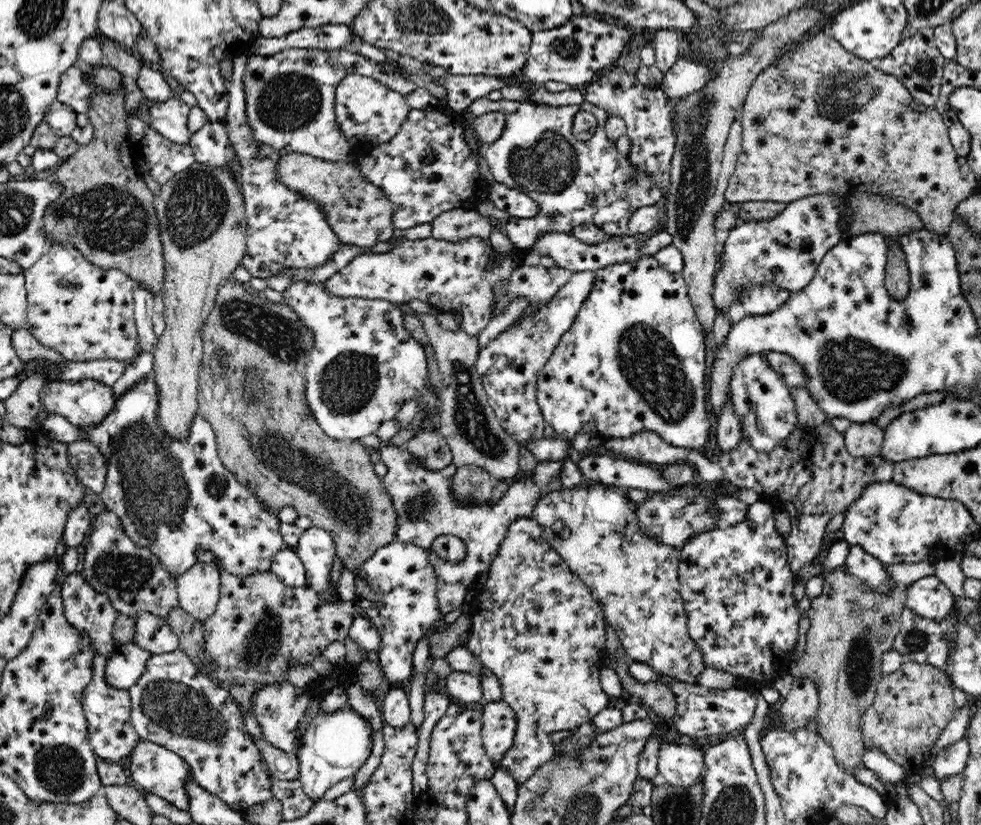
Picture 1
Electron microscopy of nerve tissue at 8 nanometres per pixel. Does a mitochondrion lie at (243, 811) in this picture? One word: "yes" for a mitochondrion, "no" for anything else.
no

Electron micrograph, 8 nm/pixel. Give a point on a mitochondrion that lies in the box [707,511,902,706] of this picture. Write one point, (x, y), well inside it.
(860, 664)

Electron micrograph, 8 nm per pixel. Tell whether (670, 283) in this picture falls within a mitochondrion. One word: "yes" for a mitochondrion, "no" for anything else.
no

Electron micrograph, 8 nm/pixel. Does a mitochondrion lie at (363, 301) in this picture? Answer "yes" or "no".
no

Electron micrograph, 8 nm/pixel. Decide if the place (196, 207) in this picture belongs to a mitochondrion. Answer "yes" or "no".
yes

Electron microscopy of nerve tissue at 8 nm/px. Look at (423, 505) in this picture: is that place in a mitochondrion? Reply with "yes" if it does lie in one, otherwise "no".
yes

